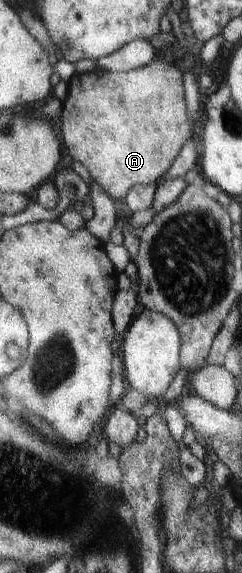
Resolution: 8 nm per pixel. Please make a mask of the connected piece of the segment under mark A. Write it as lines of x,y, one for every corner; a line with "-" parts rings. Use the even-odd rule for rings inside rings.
156,59
148,66
125,73
106,71
104,67
100,67
98,70
94,70
90,73
76,72
70,79
68,97
64,102
64,109
58,121
60,135
62,136
62,140
69,150
70,155
73,157
73,160
80,160
82,164
85,164
93,174
95,181
101,182
102,186
106,189
106,192
108,192
114,200
126,198
129,195
129,192
137,185
157,184
164,175
167,175
173,167
175,160
178,160
178,157
182,154
182,150
184,150
186,144
192,140
195,123
196,120
193,121
190,117
190,112
188,112
186,86
184,86
184,72
182,72
176,64
169,64
161,59

